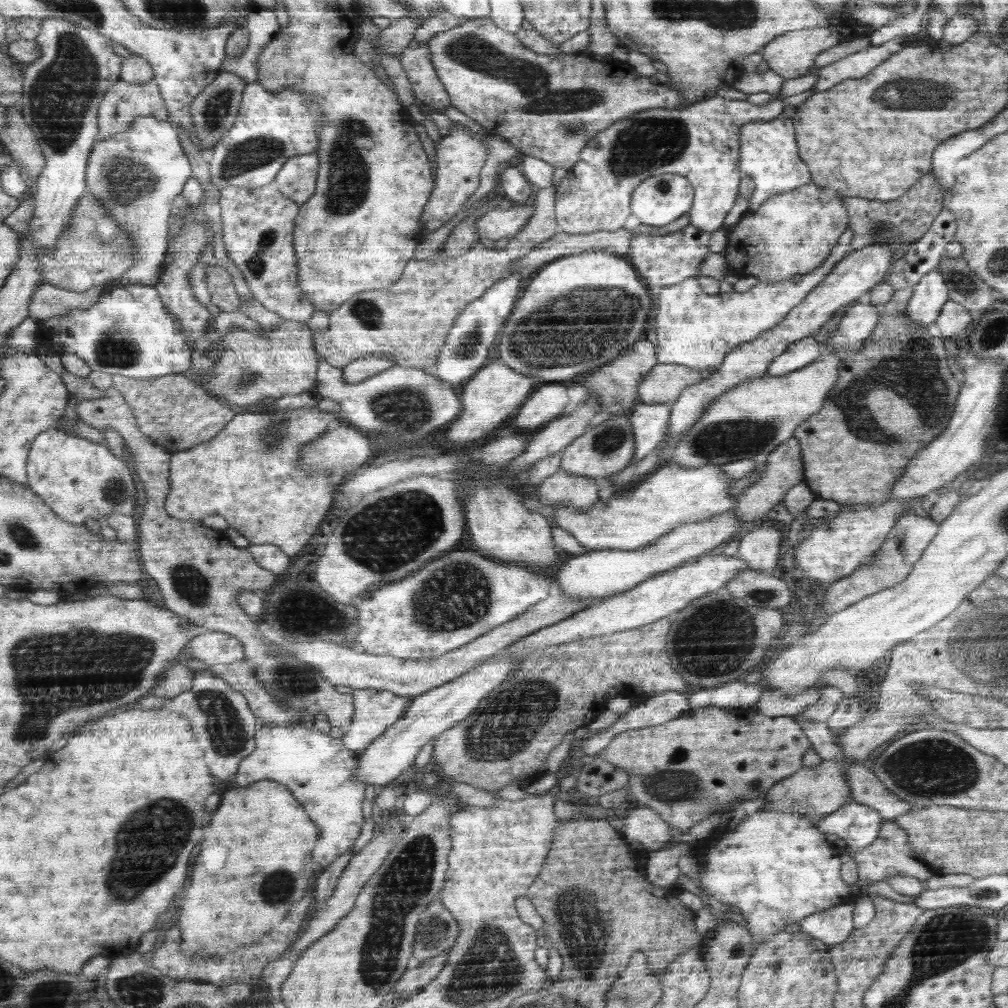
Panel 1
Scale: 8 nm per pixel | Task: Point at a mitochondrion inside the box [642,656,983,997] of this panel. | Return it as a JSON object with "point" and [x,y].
{"point":[734,950]}

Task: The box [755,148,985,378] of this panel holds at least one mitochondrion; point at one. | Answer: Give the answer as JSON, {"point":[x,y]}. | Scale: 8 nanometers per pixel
{"point":[963,285]}

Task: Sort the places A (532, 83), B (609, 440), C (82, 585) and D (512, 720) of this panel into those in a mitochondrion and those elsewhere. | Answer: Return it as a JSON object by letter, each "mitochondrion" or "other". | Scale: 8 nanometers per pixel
{"A":"mitochondrion","B":"mitochondrion","C":"other","D":"mitochondrion"}

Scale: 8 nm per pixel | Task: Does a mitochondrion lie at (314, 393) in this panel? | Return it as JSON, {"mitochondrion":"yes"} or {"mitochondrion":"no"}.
{"mitochondrion":"no"}

